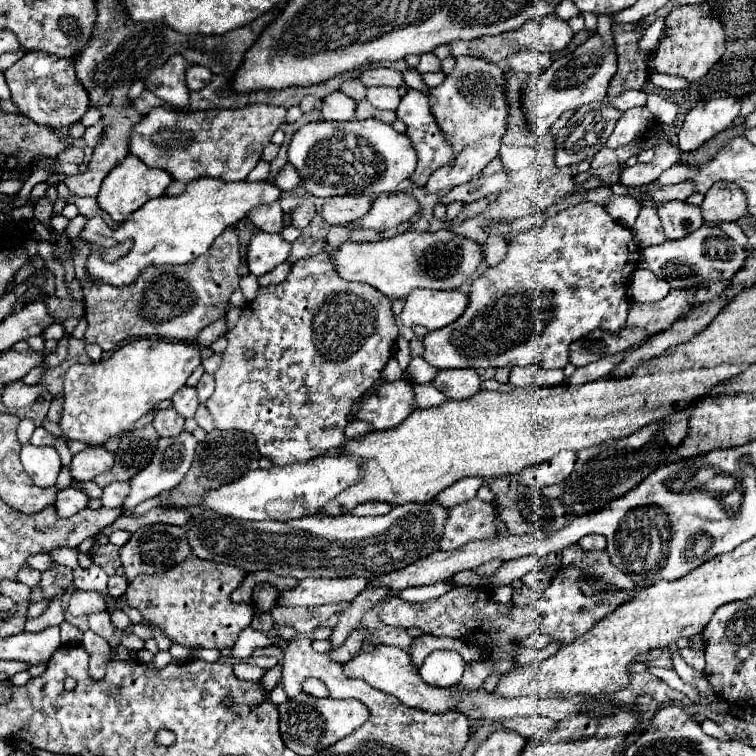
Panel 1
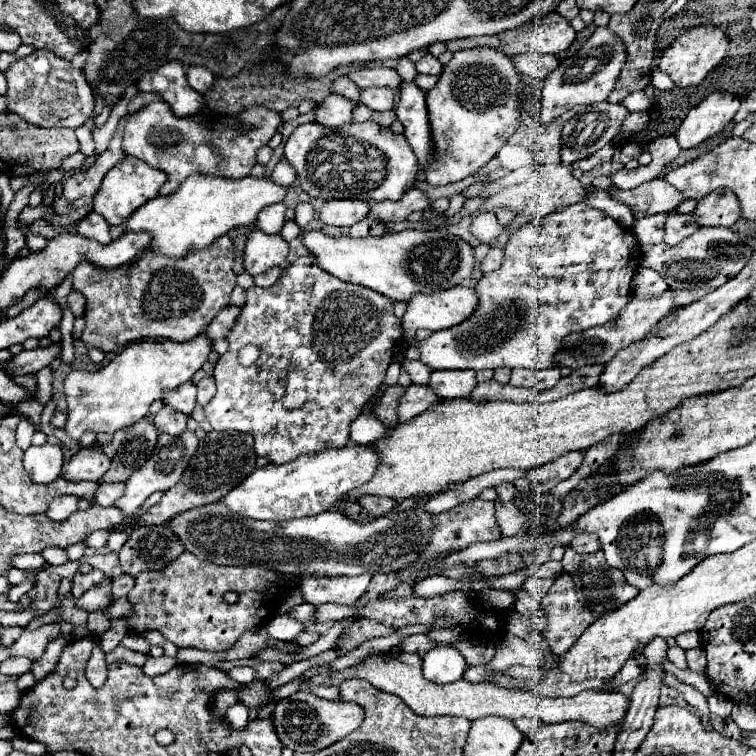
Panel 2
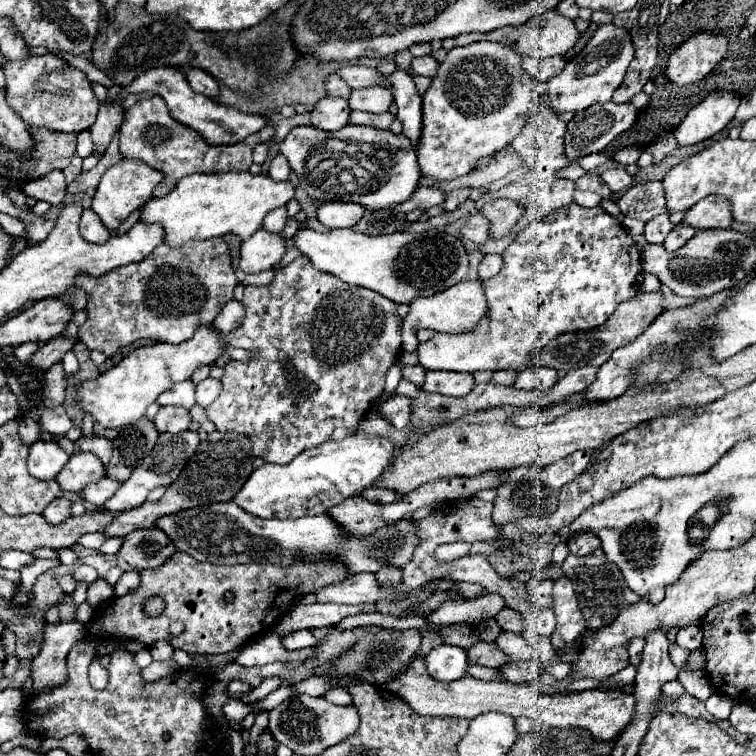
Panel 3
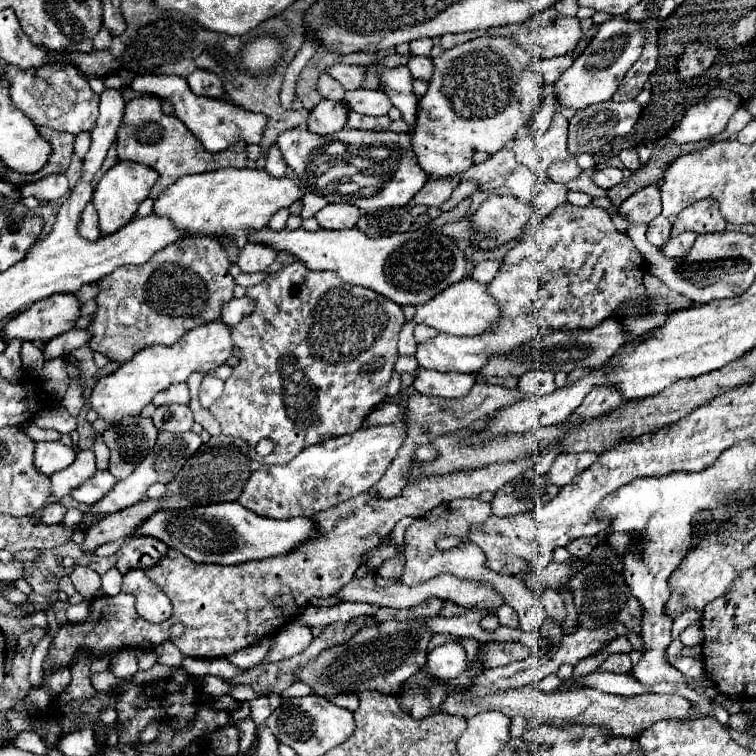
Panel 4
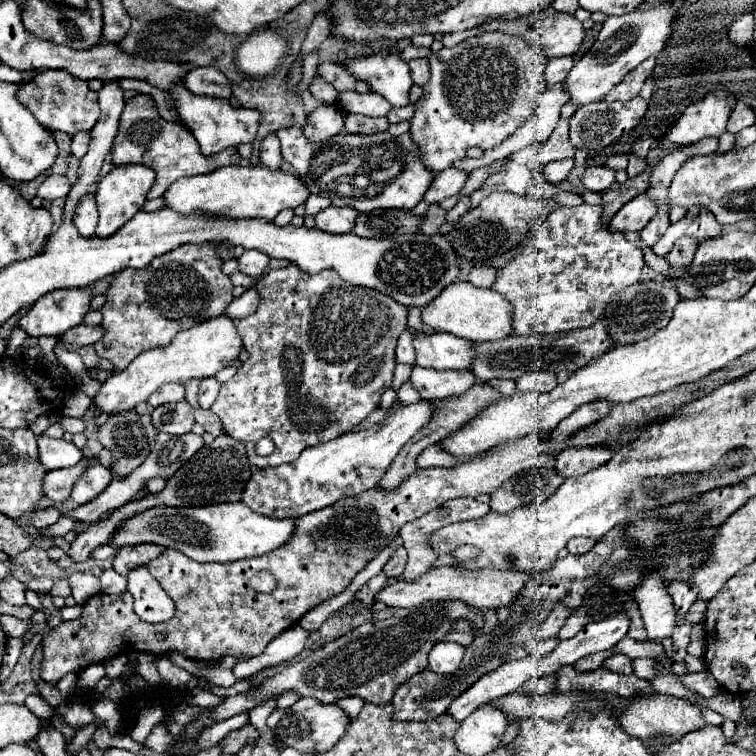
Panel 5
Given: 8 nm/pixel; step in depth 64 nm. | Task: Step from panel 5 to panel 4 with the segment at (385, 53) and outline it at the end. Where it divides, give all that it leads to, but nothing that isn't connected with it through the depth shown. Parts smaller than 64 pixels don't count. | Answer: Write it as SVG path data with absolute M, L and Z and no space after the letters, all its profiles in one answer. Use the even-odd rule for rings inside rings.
M380 66L380 90L390 98L390 102L402 112L402 118L408 126L416 122L416 104L418 98L412 92L412 74L406 66L386 68Z

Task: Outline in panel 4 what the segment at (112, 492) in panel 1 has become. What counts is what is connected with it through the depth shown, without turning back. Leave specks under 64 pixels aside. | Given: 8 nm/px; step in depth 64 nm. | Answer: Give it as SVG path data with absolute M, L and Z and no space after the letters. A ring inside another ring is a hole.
M98 470L96 476L92 476L92 480L86 480L84 484L80 484L80 488L72 490L72 498L80 504L94 504L106 492L110 492L114 482L116 482L116 478L108 470L104 470L104 472Z

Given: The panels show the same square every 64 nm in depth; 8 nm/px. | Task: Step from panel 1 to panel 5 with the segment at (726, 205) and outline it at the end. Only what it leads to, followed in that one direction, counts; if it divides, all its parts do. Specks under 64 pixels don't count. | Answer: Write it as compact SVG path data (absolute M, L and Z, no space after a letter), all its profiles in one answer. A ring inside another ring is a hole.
M692 208L684 220L676 222L676 224L670 224L666 234L652 246L652 250L654 250L656 256L664 256L672 250L672 244L680 236L692 236L698 242L704 242L708 238L720 236L720 232L722 232L722 226L714 220L712 214L708 214L702 208Z

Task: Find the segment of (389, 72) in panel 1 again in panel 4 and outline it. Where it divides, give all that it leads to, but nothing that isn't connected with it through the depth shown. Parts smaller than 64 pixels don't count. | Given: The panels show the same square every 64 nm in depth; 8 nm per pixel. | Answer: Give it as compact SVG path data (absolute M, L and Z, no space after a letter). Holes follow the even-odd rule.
M334 64L334 66L328 66L326 72L338 80L344 90L356 90L360 88L362 84L362 78L364 78L364 66L346 66L346 64Z

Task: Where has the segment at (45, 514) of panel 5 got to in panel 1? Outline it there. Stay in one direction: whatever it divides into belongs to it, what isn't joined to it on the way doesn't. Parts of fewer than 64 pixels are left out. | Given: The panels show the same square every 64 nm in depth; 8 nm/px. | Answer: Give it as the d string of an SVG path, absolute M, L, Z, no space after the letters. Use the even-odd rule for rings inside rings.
M64 488L60 496L56 496L56 502L54 502L56 516L62 516L62 518L72 516L86 506L88 506L88 496L76 488Z

